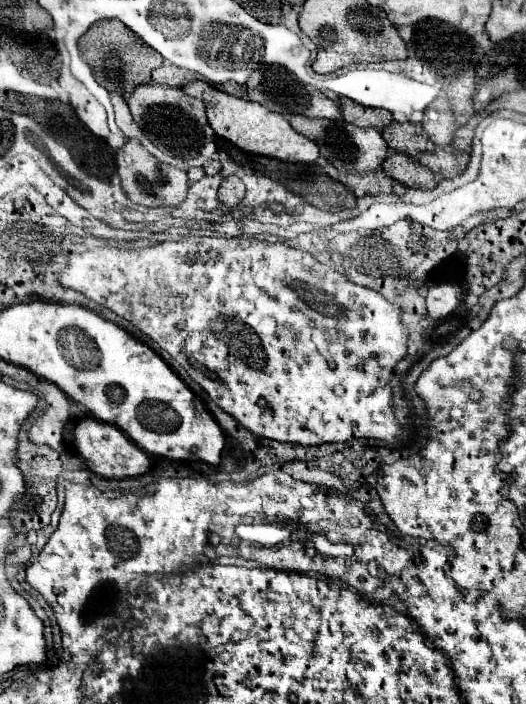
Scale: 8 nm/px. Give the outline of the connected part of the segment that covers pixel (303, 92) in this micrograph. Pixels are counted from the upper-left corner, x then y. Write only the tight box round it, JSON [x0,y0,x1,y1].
[248,67,340,119]

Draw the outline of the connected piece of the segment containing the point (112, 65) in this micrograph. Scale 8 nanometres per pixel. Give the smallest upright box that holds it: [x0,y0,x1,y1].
[80,21,162,93]

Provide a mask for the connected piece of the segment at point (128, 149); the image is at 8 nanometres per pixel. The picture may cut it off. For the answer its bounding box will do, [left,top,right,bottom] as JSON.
[118,139,188,207]

